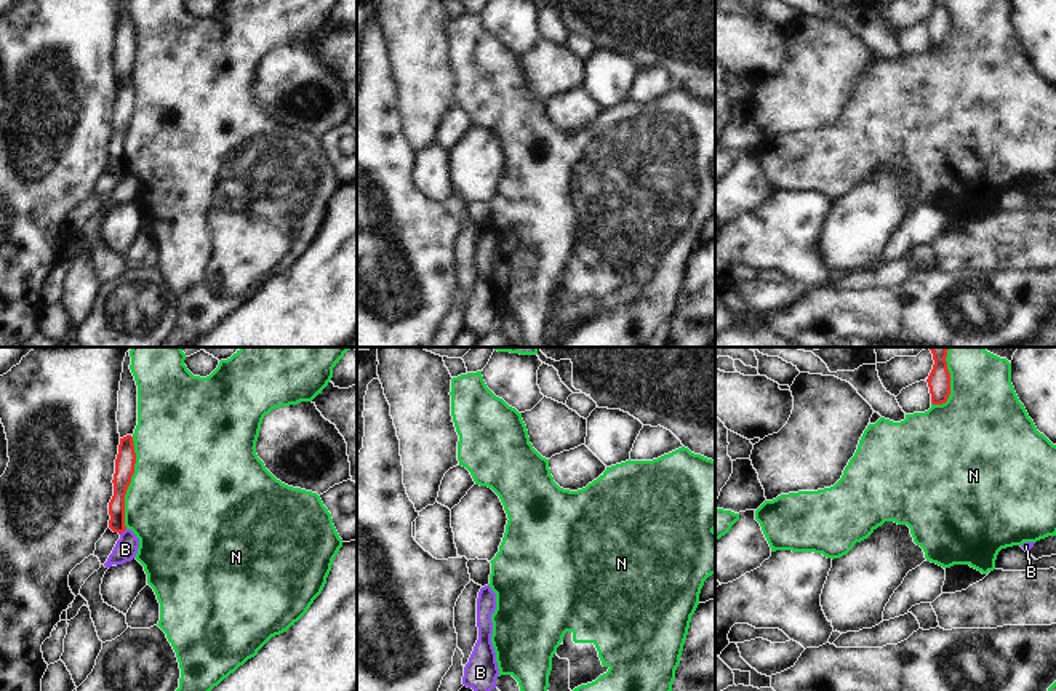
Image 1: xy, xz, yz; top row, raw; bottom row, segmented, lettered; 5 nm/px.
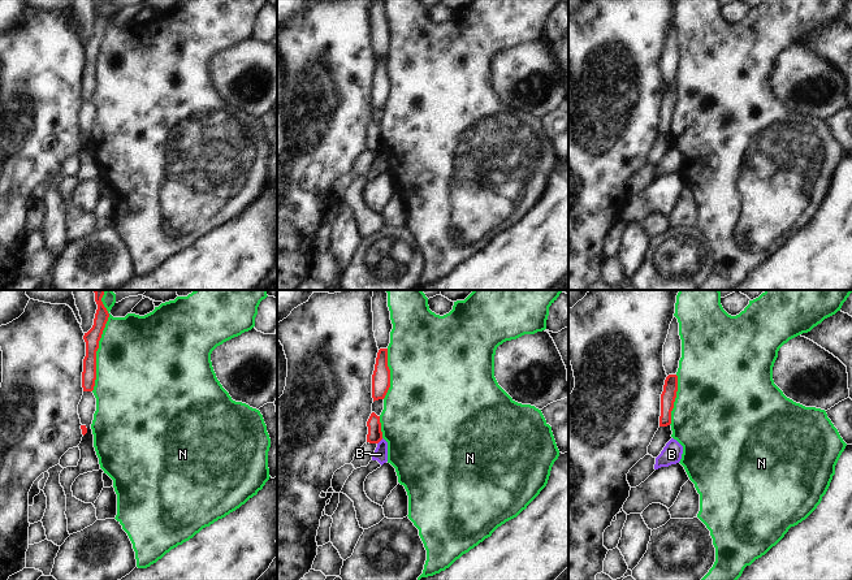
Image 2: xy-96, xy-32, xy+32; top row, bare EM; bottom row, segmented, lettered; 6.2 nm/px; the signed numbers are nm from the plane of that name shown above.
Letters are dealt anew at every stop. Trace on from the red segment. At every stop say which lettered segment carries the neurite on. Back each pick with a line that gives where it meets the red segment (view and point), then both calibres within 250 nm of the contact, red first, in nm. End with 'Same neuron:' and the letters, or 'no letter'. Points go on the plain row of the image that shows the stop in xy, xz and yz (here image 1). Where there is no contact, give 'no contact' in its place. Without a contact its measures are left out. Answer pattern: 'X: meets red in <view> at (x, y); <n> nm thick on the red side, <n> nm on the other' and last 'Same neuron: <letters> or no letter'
Same neuron: no letter

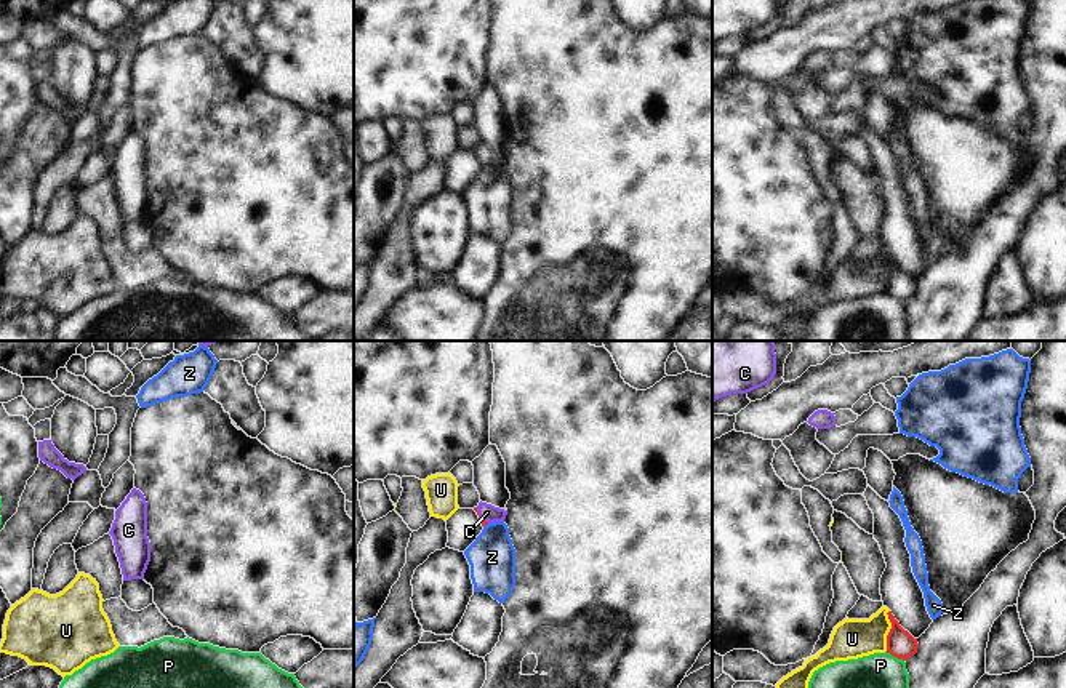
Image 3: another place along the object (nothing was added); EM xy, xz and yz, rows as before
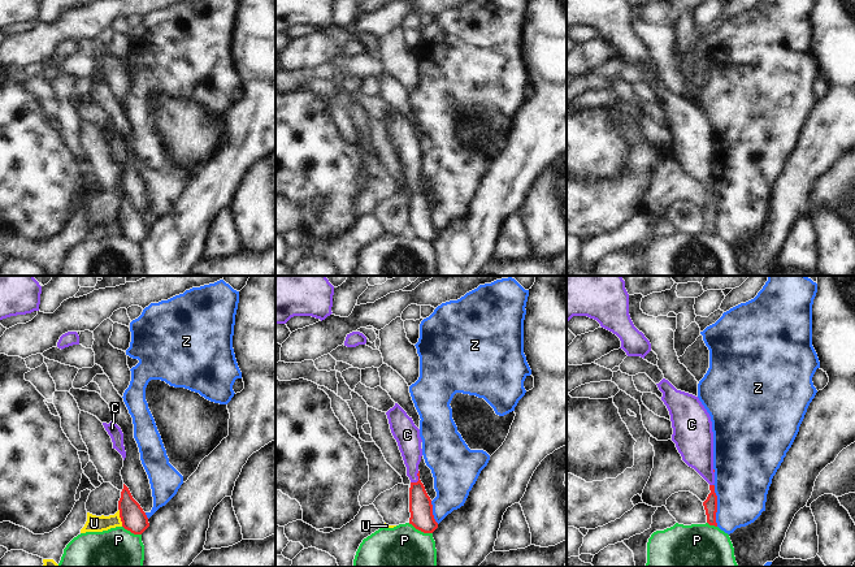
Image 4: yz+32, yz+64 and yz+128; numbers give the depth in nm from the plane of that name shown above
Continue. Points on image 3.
C: meets red in xz at (479, 159); 20 nm thick on the red side, 90 nm on the other
Same neuron: C

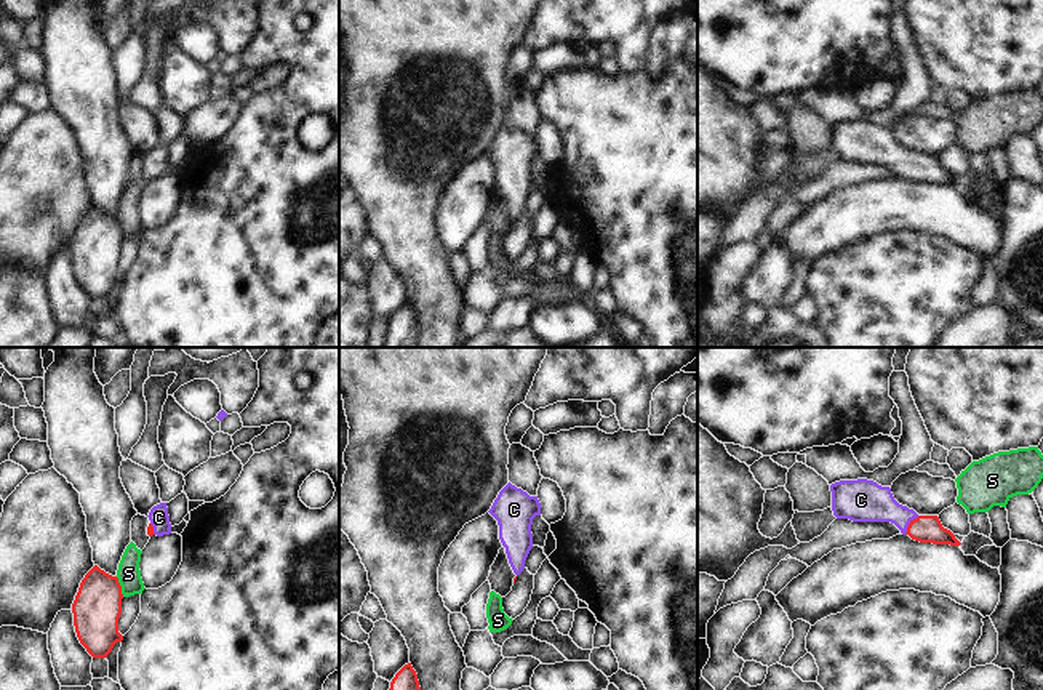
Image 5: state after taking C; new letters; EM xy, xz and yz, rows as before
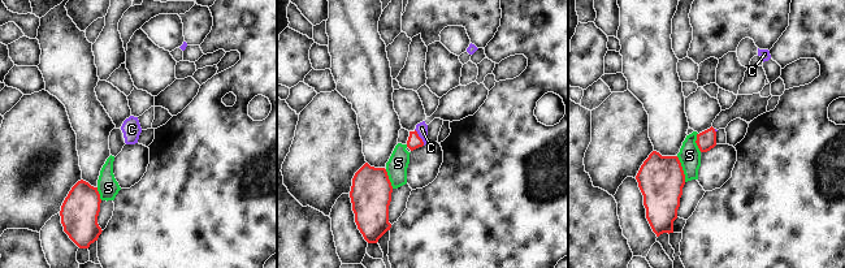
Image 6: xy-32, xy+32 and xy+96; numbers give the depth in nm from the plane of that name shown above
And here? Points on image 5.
C: meets red in yz at (909, 165); 140 nm thick on the red side, 200 nm on the other
Same neuron: C

